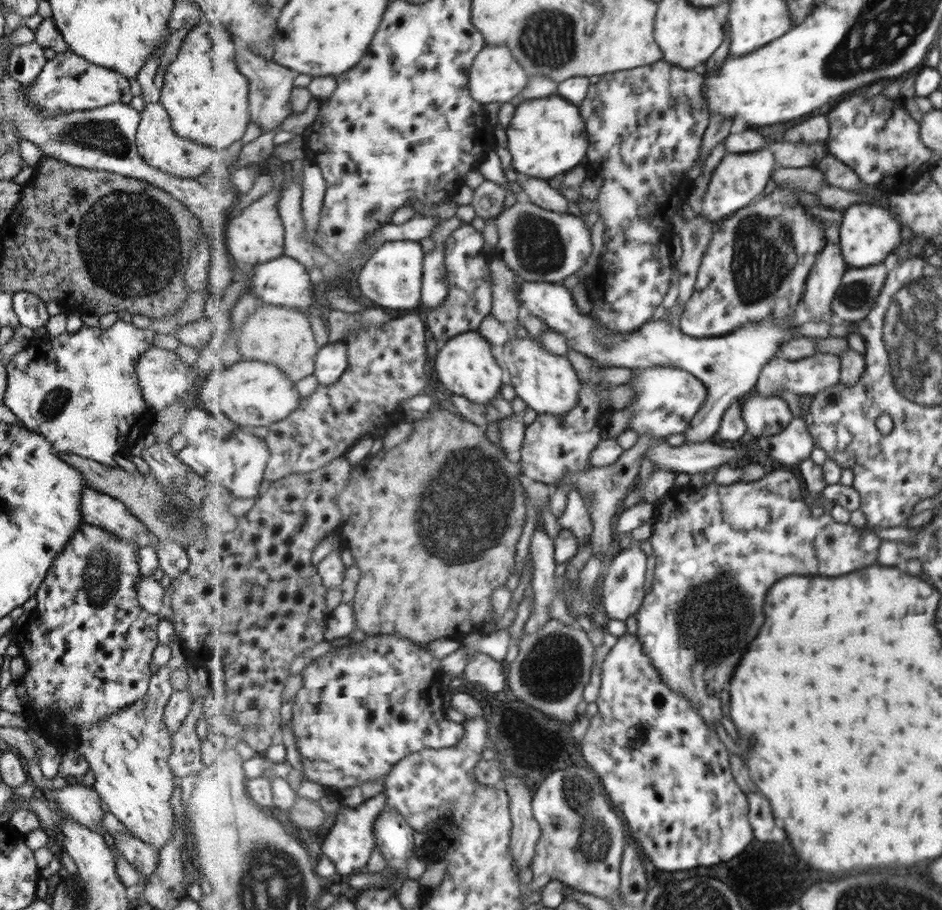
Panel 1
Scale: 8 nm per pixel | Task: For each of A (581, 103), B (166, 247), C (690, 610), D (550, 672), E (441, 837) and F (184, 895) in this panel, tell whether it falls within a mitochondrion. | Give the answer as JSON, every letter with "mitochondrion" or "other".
{"A":"other","B":"mitochondrion","C":"mitochondrion","D":"mitochondrion","E":"other","F":"other"}

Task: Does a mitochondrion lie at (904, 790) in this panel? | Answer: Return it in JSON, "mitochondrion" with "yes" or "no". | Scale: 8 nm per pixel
{"mitochondrion":"no"}

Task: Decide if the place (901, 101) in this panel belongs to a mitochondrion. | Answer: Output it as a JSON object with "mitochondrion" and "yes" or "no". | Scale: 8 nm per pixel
{"mitochondrion":"no"}

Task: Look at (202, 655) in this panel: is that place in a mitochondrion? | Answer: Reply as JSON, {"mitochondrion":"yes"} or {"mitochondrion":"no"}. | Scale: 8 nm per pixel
{"mitochondrion":"no"}

